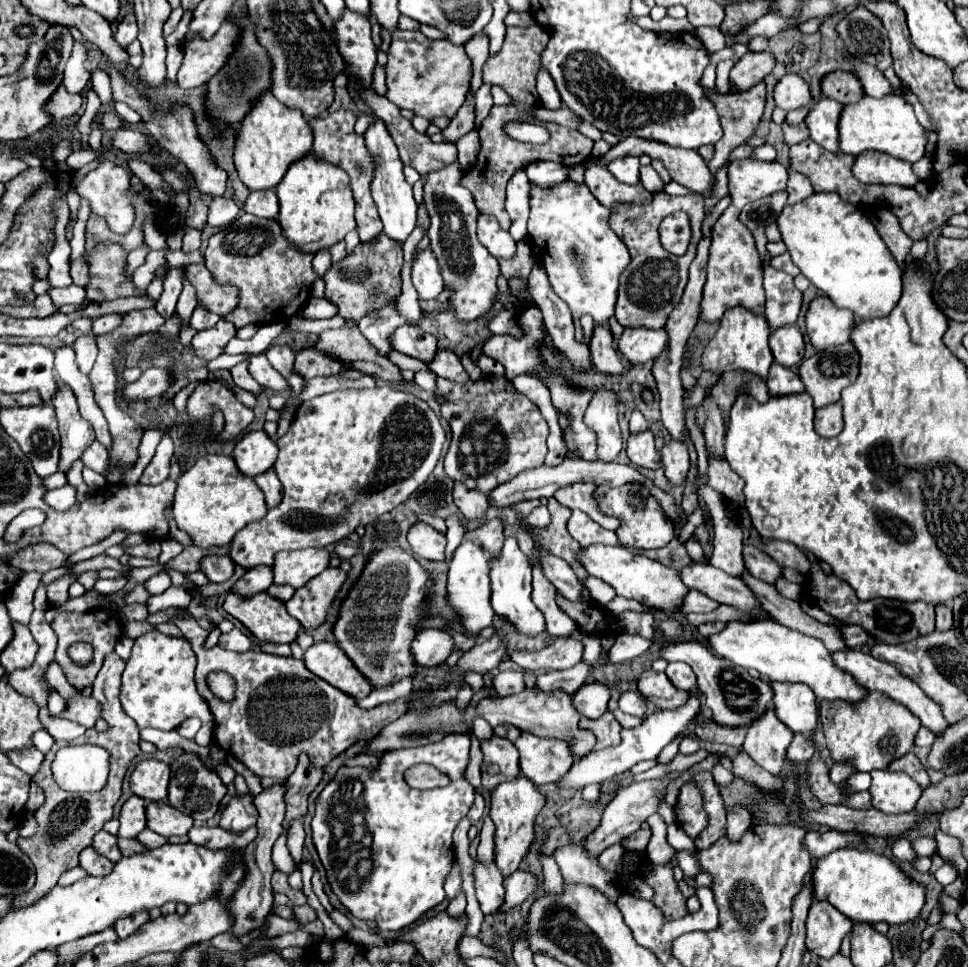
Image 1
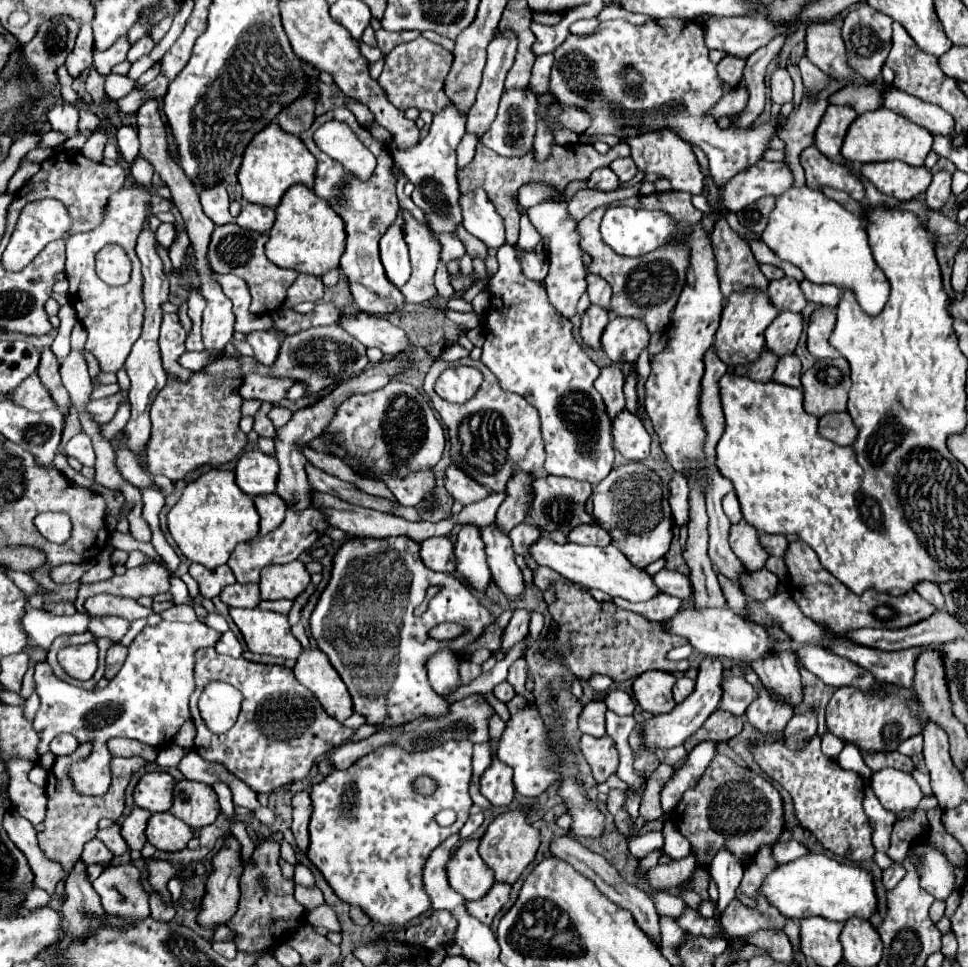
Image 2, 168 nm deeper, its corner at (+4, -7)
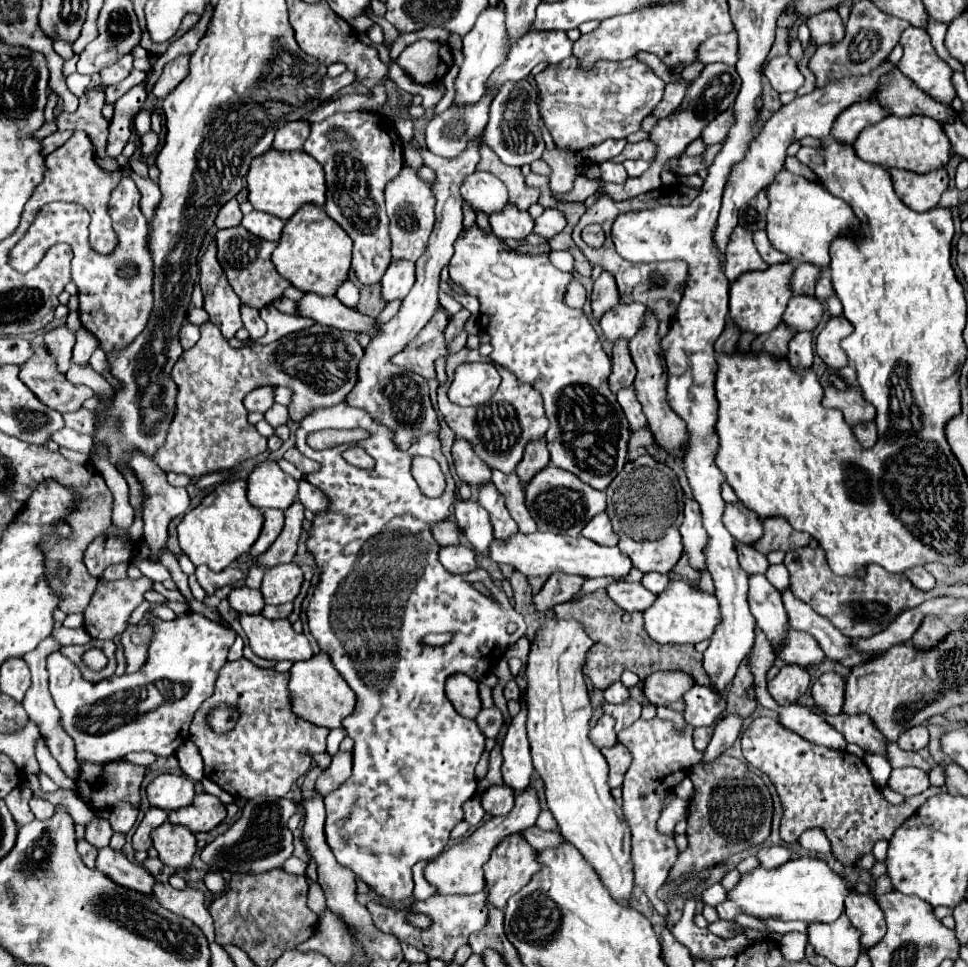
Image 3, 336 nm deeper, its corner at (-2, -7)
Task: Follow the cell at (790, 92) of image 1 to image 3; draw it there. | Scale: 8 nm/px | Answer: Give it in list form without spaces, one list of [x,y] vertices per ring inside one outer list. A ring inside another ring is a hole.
[[[790,55],[772,57],[764,67],[764,75],[778,93],[798,91],[802,87],[802,83],[804,83],[804,77],[798,71],[796,61]]]

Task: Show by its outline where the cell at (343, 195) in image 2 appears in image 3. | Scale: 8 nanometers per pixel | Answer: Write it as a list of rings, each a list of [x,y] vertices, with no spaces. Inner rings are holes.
[[[376,111],[336,113],[320,123],[310,125],[304,151],[318,159],[326,173],[326,205],[324,211],[352,237],[352,269],[366,285],[380,281],[390,265],[388,215],[384,209],[384,187],[404,165],[402,139],[394,129],[394,121]],[[332,131],[346,133],[346,141],[330,141]]]

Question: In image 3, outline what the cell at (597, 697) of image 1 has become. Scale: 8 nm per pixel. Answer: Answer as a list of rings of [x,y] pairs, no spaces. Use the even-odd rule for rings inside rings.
[[[602,715],[596,723],[596,727],[590,731],[590,739],[598,749],[614,747],[616,745],[616,731],[614,731],[614,719],[610,715]]]

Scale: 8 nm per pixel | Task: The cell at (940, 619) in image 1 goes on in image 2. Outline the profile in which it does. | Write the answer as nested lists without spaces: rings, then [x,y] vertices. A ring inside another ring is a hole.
[[[922,581],[922,583],[916,585],[916,593],[920,597],[924,597],[928,603],[932,603],[936,607],[936,611],[942,611],[944,609],[944,597],[942,597],[938,585],[928,583],[928,581]]]

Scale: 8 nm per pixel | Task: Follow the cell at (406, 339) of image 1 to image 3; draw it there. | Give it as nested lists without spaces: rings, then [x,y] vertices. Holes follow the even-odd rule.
[[[306,293],[300,301],[296,301],[296,315],[308,317],[320,325],[328,325],[350,333],[366,331],[368,335],[374,335],[378,329],[372,317],[342,305],[338,297],[322,297],[322,295]]]

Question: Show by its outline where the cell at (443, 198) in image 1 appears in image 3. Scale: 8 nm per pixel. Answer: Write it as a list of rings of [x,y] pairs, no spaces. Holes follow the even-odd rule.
[[[502,1],[496,5],[488,5],[470,29],[462,37],[462,53],[464,53],[464,63],[460,67],[460,75],[456,79],[456,103],[476,103],[484,95],[484,85],[490,73],[504,61],[506,53],[509,51],[510,39],[506,33],[506,15],[504,15],[504,5]]]

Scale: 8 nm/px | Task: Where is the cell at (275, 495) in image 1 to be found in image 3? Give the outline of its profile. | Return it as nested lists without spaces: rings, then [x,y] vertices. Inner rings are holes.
[[[264,509],[262,513],[264,513],[264,527],[262,527],[258,541],[248,551],[250,557],[262,555],[276,541],[276,537],[280,535],[280,531],[284,527],[284,513],[280,509]]]

